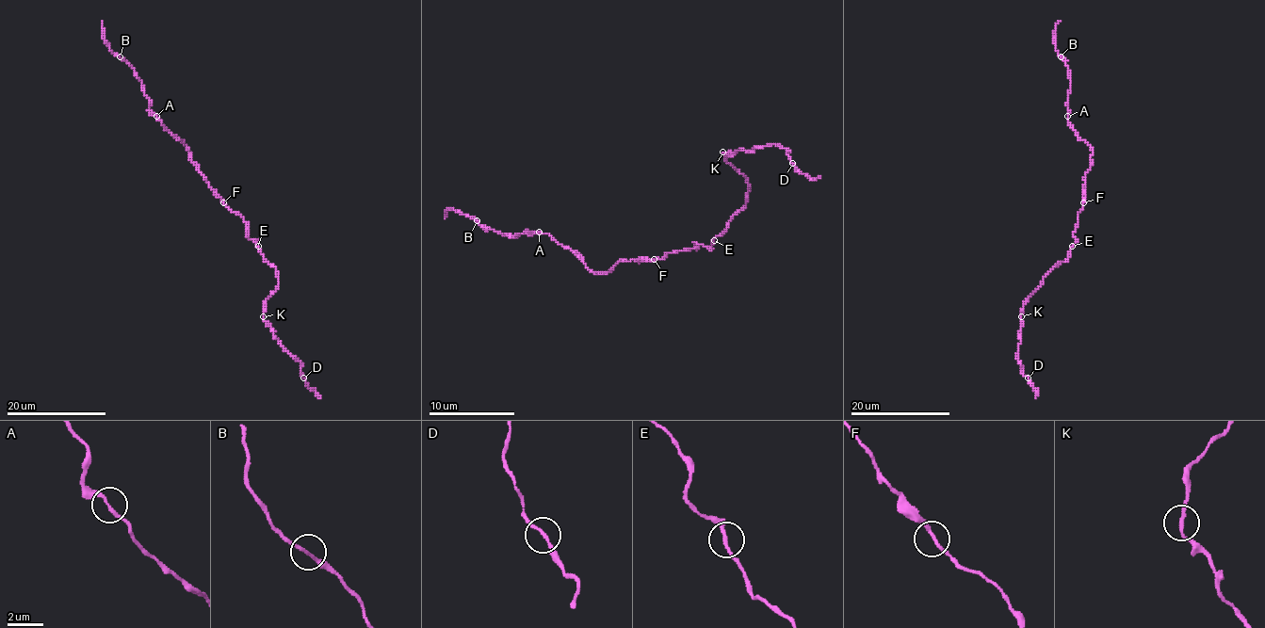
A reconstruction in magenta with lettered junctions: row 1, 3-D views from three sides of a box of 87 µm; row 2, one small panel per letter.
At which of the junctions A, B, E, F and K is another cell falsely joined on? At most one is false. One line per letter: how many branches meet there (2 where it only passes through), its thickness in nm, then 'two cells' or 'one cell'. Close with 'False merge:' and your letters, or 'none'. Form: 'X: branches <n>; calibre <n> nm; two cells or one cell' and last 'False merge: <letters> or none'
A: branches 2; calibre 180 nm; one cell
B: branches 2; calibre 170 nm; one cell
E: branches 2; calibre 170 nm; one cell
F: branches 2; calibre 200 nm; one cell
K: branches 2; calibre 170 nm; one cell
False merge: none

